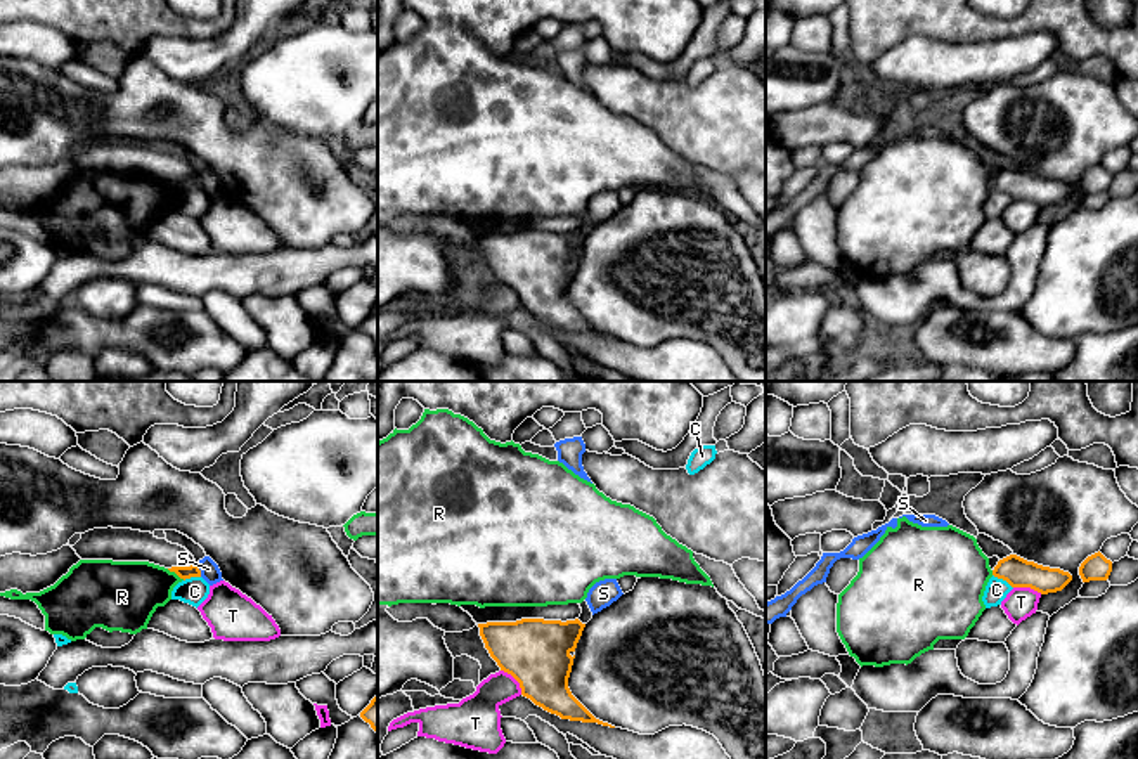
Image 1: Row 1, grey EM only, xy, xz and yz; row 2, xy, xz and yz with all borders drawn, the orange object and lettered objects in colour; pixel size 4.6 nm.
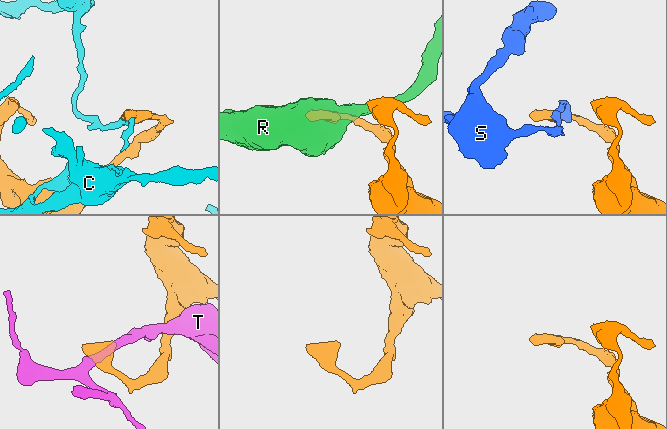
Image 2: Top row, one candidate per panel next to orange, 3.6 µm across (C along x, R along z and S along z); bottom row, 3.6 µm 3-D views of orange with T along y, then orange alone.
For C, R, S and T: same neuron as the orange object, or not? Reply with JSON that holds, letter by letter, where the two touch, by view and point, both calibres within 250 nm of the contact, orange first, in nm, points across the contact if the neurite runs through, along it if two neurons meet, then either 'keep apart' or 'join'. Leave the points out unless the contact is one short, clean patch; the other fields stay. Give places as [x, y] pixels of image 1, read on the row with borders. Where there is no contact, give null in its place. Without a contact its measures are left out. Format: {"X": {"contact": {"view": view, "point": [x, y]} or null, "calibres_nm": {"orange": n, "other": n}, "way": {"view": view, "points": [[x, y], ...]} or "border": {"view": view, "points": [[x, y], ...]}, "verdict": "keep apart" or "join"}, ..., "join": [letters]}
{"C": {"contact": {"view": "yz", "point": [1003, 579]}, "calibres_nm": {"orange": 140, "other": 110}, "verdict": "keep apart"}, "R": {"contact": {"view": "xy", "point": [175, 572]}, "calibres_nm": {"orange": 60, "other": 300}, "border": {"view": "xy", "points": [[167, 569], [184, 579]]}, "verdict": "keep apart"}, "S": {"contact": {"view": "xy", "point": [200, 570]}, "calibres_nm": {"orange": 60, "other": 90}, "border": {"view": "xy", "points": [[196, 564], [201, 576]]}, "verdict": "keep apart"}, "T": {"contact": {"view": "xz", "point": [515, 678]}, "calibres_nm": {"orange": 320, "other": 200}, "verdict": "keep apart"}, "join": []}

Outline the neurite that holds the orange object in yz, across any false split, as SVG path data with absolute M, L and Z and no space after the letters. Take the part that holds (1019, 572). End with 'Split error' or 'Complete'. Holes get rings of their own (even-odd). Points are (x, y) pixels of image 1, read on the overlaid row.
M1017 555L999 560L993 575L1012 587L1031 587L1041 594L1062 591L1072 581L1069 572L1043 567Z. Complete

